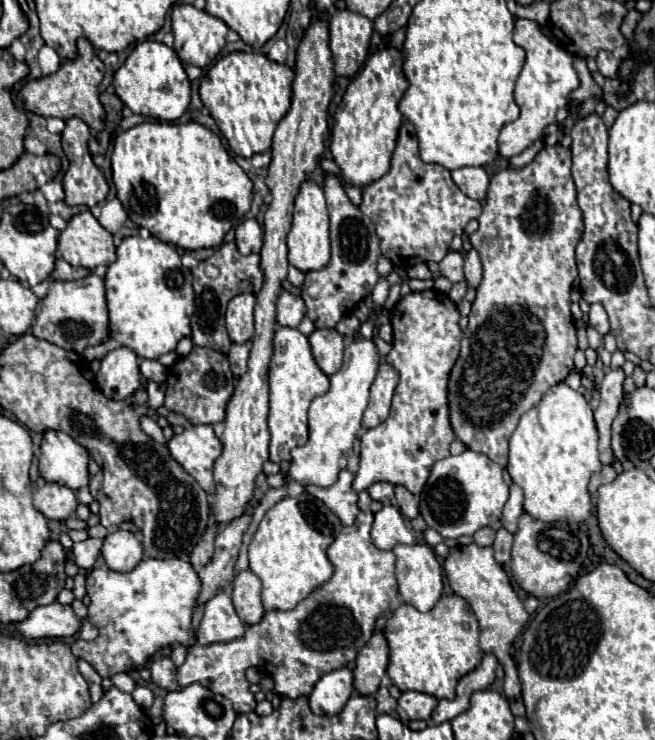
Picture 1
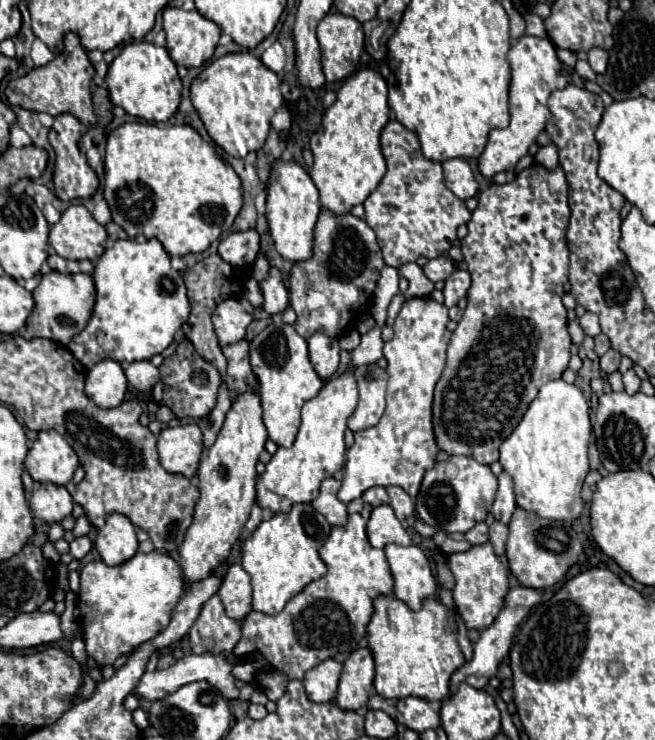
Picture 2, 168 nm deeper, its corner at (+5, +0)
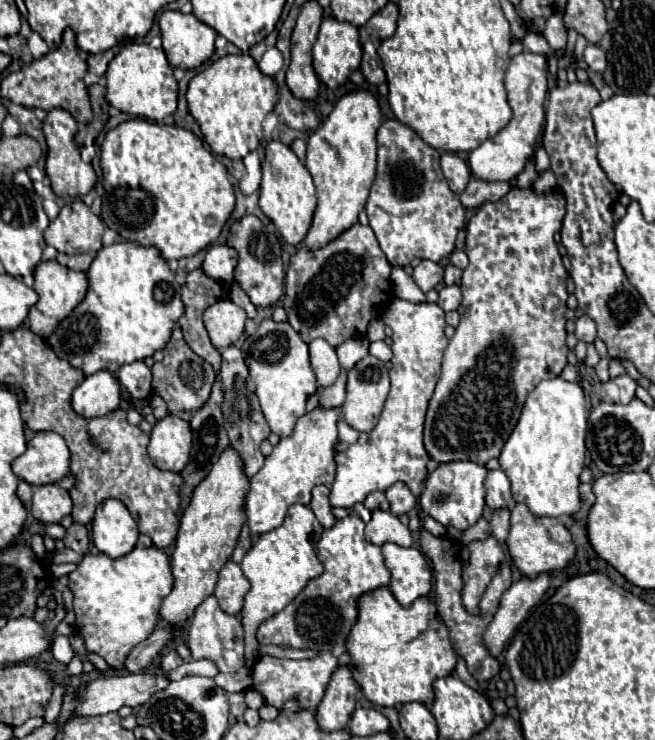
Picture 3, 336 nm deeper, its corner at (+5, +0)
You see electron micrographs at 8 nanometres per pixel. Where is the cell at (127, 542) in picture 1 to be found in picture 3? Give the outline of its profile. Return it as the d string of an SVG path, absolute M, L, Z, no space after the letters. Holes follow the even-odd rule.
M107 499L105 503L101 503L91 525L91 539L95 547L111 559L123 557L133 551L139 537L135 519L117 499Z

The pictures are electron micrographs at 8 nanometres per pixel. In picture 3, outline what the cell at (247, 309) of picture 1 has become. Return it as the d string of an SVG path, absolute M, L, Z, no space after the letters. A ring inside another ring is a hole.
M221 299L205 311L203 321L209 331L211 343L217 349L223 349L237 343L237 339L243 335L247 313L231 299Z

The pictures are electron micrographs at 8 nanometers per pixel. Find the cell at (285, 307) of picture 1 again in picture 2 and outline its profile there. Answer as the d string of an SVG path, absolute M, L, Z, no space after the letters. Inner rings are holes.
M269 267L269 273L263 281L259 281L261 293L263 293L263 309L269 315L283 313L285 307L289 305L289 291L283 283L281 271L277 267Z

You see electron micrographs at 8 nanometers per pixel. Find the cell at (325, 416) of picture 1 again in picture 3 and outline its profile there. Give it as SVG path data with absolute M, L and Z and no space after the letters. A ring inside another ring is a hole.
M317 407L299 417L293 435L283 437L273 453L265 459L265 465L251 477L251 489L245 501L247 525L251 535L261 535L279 527L293 503L309 505L311 489L315 485L331 485L335 479L335 445L339 443L337 423L343 415L341 407Z

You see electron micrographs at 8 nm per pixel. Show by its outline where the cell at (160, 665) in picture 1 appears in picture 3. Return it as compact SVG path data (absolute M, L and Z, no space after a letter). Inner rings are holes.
M169 649L169 651L165 651L163 653L163 657L161 657L161 669L163 671L171 671L171 669L175 669L175 667L179 667L183 663L183 659L177 655L177 651L175 649Z

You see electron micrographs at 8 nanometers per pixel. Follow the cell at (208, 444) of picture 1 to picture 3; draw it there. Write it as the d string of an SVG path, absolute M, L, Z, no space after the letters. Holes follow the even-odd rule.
M167 415L157 421L151 431L149 441L149 457L155 467L181 473L189 463L191 455L191 427L177 415Z

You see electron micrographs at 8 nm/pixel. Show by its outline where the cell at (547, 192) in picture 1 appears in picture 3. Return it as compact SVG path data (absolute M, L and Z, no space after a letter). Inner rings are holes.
M513 187L499 201L483 203L469 219L465 241L469 265L461 279L465 313L445 349L441 377L429 401L425 419L425 449L437 463L473 461L485 465L489 459L499 457L519 421L527 395L543 379L555 379L565 369L569 353L565 345L565 283L569 273L563 267L555 245L555 233L561 229L563 215L565 197L557 187L543 195L537 195L533 187ZM549 295L561 299L561 305L555 311L547 311L543 305Z

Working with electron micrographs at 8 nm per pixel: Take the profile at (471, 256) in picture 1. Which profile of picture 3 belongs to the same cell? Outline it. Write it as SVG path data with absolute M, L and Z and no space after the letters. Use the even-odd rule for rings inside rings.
M449 285L449 287L443 287L439 291L437 305L443 311L453 311L453 309L459 307L459 303L461 303L461 289L459 289L459 285Z

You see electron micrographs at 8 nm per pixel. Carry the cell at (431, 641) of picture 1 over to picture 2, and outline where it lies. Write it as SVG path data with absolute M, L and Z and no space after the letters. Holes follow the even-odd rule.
M379 595L373 601L373 615L367 625L367 647L375 661L375 691L385 699L421 697L443 701L449 693L449 679L465 663L457 645L457 625L453 613L435 597L425 599L419 611L411 611L393 595Z

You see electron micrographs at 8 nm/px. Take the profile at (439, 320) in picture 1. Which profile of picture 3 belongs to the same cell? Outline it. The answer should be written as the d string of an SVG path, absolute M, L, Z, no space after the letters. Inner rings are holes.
M393 299L383 313L385 325L393 329L393 359L391 359L391 391L385 401L379 423L373 431L361 433L357 443L347 451L337 453L337 475L331 487L331 505L351 509L355 503L365 501L373 491L385 491L401 481L413 495L419 495L427 479L429 453L423 447L423 423L427 403L441 373L441 357L449 343L445 335L445 311L437 303L411 303Z

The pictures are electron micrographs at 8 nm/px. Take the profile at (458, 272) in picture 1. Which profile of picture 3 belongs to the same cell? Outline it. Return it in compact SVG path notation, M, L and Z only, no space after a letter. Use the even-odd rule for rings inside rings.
M421 261L413 269L413 281L423 289L423 293L433 289L441 279L443 279L443 267L435 261Z

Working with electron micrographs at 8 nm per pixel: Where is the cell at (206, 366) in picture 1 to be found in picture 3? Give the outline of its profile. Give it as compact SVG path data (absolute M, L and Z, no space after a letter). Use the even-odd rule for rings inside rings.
M179 327L173 329L171 341L165 345L163 355L165 355L163 363L153 365L153 391L157 395L161 395L161 399L167 403L169 413L199 411L205 405L205 401L209 399L213 381L215 381L213 367L209 367L209 363L205 363L205 359L201 359L199 355L195 355L191 351L191 347L185 343Z

